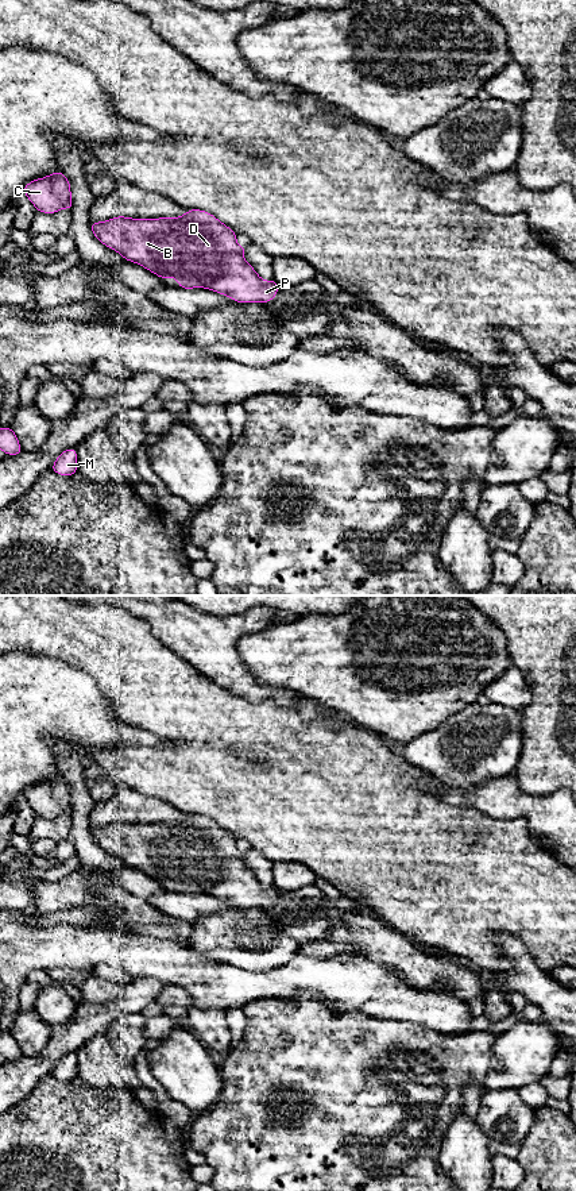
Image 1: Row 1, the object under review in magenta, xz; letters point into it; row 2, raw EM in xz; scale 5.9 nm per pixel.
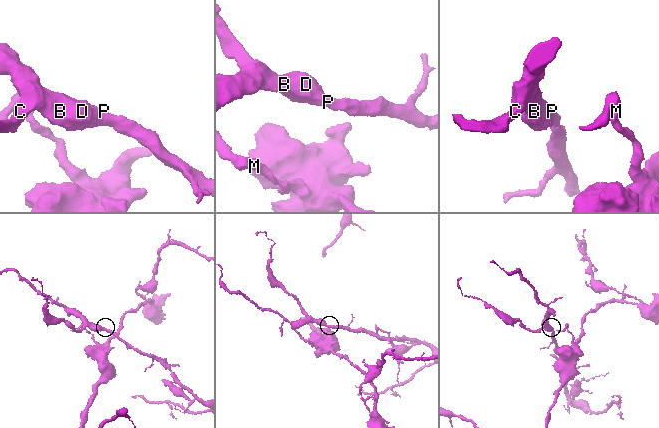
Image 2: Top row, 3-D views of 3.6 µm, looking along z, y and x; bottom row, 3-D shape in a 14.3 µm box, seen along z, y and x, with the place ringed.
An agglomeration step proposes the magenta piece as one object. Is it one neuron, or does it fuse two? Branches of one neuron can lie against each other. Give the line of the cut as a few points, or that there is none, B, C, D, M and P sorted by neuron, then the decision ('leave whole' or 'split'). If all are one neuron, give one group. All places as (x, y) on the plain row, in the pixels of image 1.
no cut; B C D M P; leave whole

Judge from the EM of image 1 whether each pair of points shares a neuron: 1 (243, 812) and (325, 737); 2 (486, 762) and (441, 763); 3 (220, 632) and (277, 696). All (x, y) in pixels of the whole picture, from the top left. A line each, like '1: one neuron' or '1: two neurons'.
1: one neuron
2: one neuron
3: one neuron

